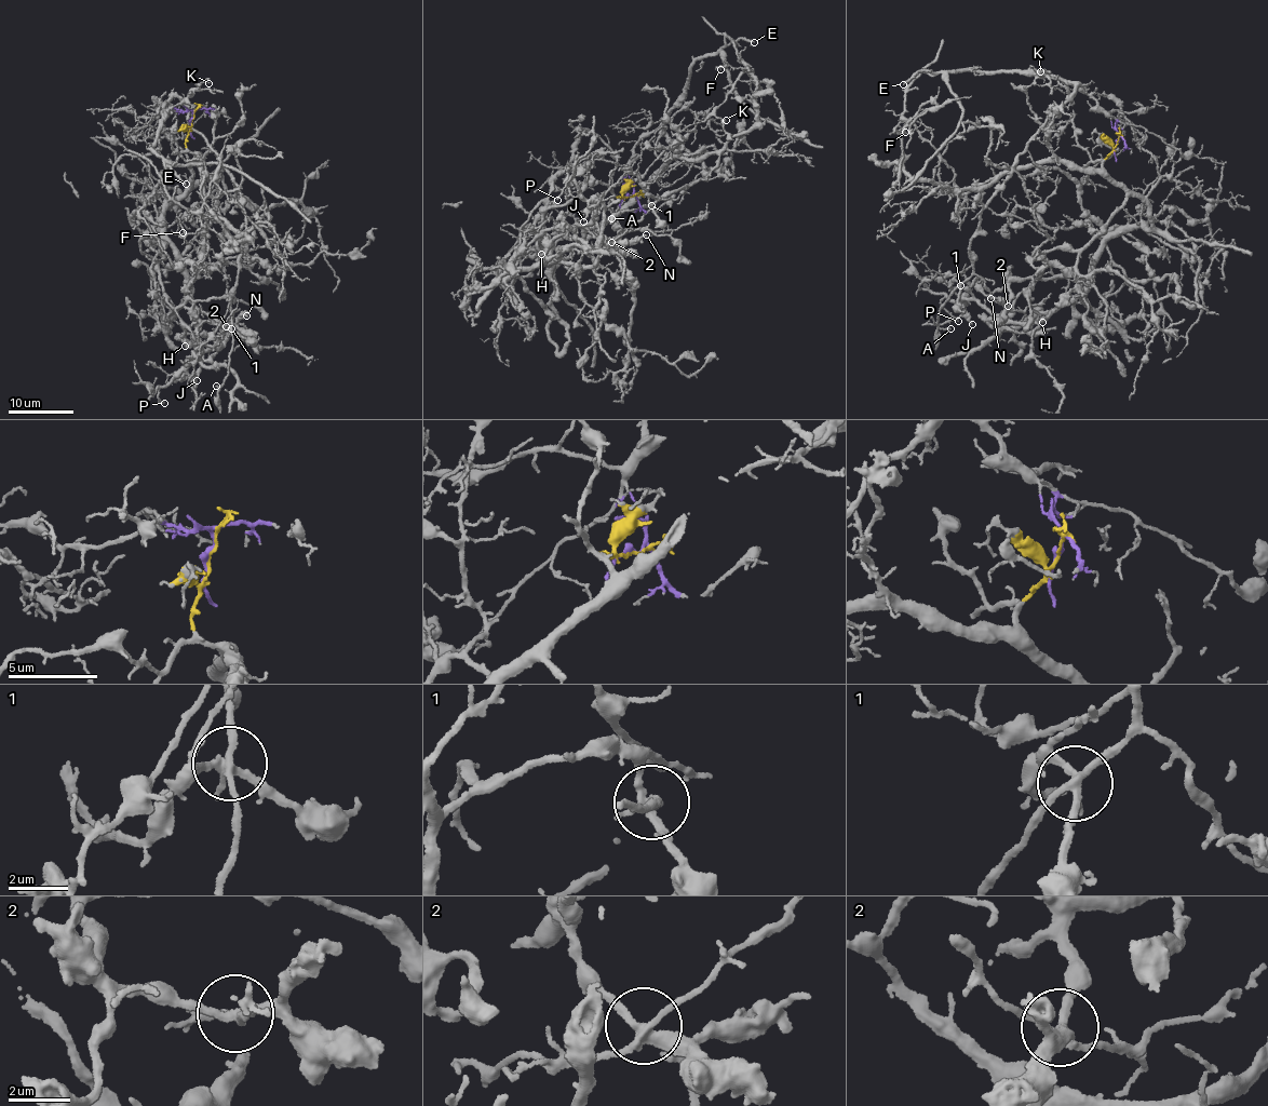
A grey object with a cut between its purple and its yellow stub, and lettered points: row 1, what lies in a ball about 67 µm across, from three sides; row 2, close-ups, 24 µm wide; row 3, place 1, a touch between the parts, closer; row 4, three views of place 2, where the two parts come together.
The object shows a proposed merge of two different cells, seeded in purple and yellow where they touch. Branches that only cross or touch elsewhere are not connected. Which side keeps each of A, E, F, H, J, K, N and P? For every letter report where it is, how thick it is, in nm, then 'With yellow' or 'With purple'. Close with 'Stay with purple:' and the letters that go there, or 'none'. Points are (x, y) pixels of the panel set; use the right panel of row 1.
A: Place: (950, 328). Thickness 180 nm. With purple
E: Place: (903, 84). Thickness 240 nm. With purple
F: Place: (905, 132). Thickness 140 nm. With purple
H: Place: (1042, 322). Thickness 240 nm. With yellow
J: Place: (972, 324). Thickness 180 nm. With yellow
K: Place: (1040, 71). Thickness 120 nm. With purple
N: Place: (990, 298). Thickness 220 nm. With yellow
P: Place: (958, 321). Thickness 180 nm. With yellow
Stay with purple: A, E, F, K

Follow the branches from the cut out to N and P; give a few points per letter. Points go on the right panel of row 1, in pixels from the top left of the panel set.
N: (1118, 142), (1103, 163), (1125, 196), (1080, 252), (1078, 279), (1050, 265), (1010, 284), (1006, 308), (990, 298)
P: (1118, 142), (1104, 167), (1146, 204), (1151, 228), (1107, 241), (1092, 279), (1043, 320), (945, 298), (958, 322)

